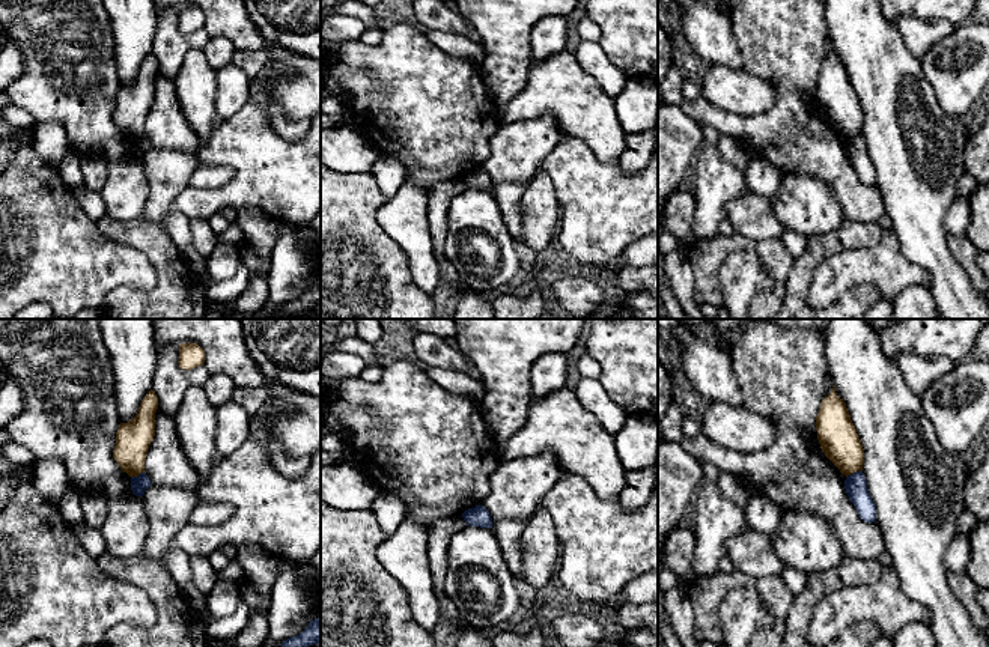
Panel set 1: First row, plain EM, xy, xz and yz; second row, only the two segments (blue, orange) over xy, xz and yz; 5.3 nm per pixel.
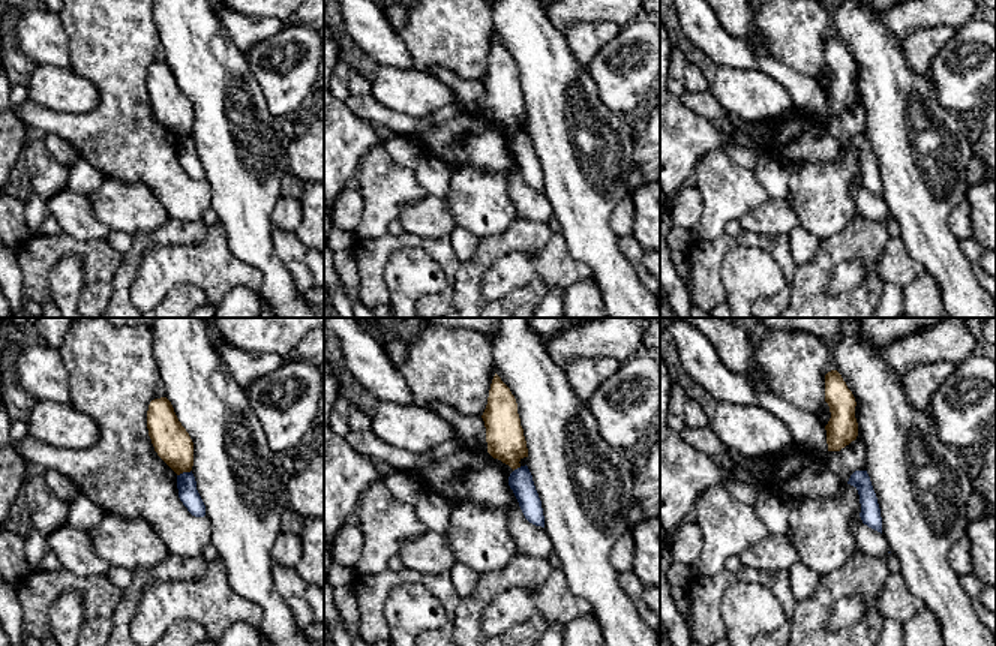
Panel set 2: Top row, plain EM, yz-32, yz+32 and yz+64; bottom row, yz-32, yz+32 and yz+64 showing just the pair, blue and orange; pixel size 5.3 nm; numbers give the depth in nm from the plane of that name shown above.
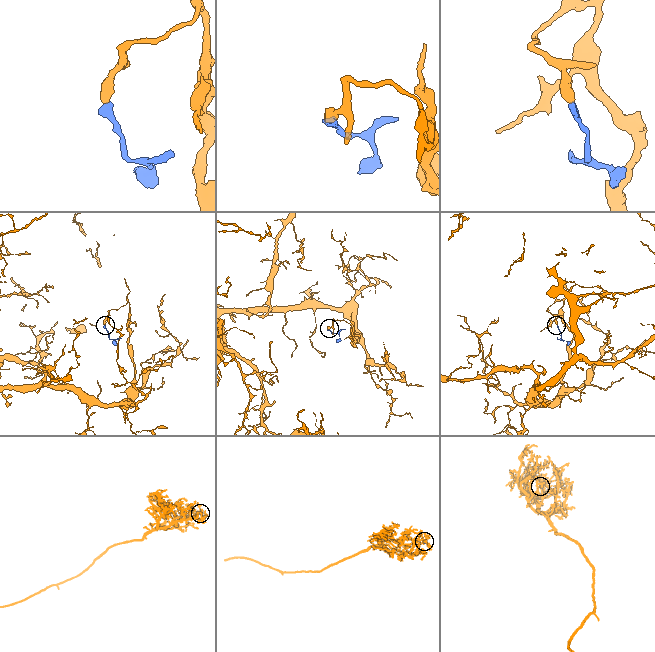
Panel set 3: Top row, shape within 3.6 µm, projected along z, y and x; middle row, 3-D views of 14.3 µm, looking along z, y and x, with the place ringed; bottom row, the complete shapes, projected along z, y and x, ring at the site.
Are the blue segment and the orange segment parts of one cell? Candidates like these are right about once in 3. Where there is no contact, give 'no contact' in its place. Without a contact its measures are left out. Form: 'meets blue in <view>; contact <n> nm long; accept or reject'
meets blue in yz; contact 100 nm long; reject

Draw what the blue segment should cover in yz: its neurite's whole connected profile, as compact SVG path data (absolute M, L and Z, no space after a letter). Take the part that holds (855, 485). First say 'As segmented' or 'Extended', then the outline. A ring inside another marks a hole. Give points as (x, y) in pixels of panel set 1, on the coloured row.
As segmented. M857 471L844 480L846 494L864 522L876 522L876 506L867 489L863 471Z

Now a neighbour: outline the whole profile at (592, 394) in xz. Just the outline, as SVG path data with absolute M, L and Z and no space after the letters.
M581 378L575 393L610 435L614 436L622 430L629 415L613 402L599 379Z

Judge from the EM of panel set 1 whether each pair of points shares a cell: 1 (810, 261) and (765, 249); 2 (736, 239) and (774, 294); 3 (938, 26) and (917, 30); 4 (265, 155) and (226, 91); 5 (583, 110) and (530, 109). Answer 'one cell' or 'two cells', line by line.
1: two cells
2: one cell
3: one cell
4: two cells
5: one cell

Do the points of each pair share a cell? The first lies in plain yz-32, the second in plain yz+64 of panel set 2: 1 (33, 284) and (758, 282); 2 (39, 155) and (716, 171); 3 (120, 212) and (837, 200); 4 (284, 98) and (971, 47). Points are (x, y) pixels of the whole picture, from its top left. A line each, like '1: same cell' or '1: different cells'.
1: different cells
2: same cell
3: same cell
4: same cell

